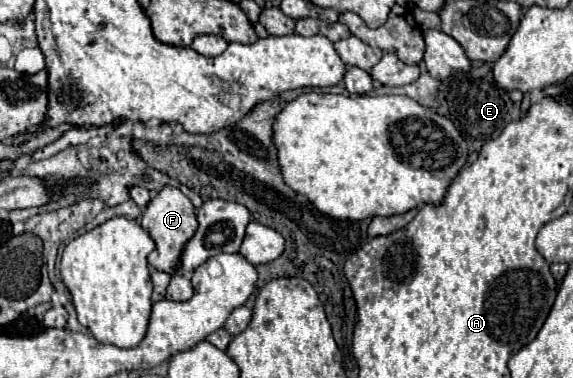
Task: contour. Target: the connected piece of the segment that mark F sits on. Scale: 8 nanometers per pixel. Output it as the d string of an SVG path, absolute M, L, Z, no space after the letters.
M164 185L164 187L148 201L140 225L148 231L148 235L150 235L152 241L156 243L156 249L148 255L148 263L154 265L158 271L174 273L184 243L186 243L186 241L194 235L194 231L196 231L196 213L194 213L194 207L192 207L190 199L188 199L180 189L170 187L170 185Z

